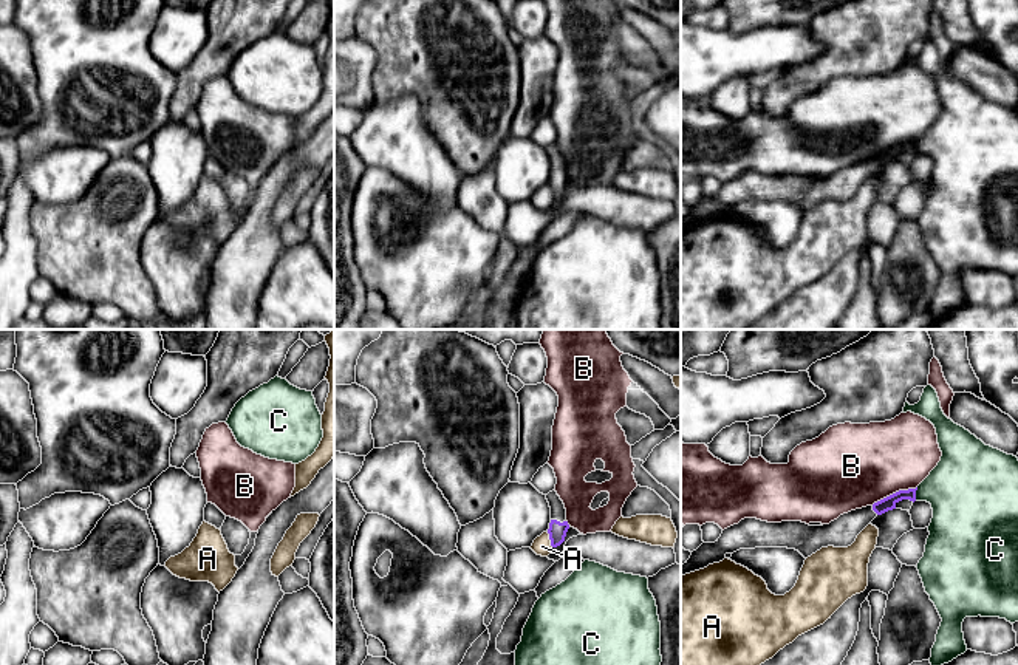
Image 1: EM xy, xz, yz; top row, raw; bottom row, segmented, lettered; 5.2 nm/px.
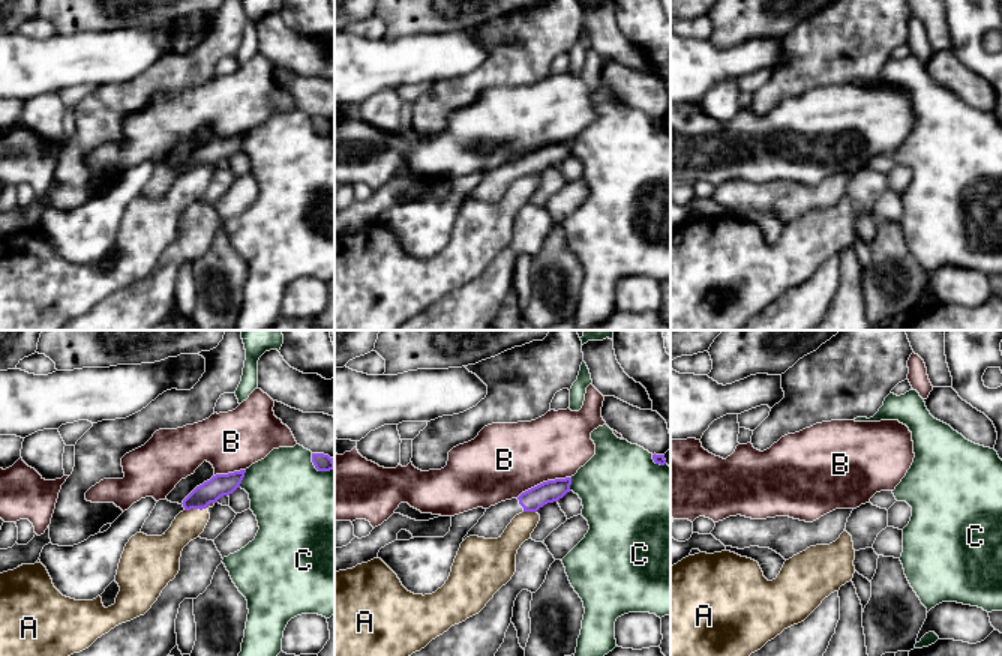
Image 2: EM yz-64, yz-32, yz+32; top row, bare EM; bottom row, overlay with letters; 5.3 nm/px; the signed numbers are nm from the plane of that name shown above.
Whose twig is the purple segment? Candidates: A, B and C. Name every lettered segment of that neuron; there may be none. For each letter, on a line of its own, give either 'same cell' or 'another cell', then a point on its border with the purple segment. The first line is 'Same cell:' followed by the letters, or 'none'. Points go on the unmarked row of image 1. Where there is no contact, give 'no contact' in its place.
Same cell: none
A: another cell; contact xz (549, 192)
B: another cell; contact yz (893, 147)
C: another cell; contact yz (915, 147)

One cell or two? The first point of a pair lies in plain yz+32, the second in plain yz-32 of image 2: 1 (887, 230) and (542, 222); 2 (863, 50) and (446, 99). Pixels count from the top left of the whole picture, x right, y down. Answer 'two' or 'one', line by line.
1: two
2: one

